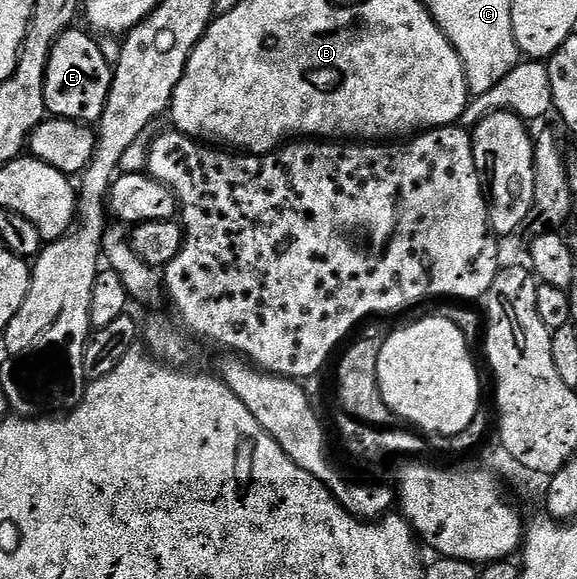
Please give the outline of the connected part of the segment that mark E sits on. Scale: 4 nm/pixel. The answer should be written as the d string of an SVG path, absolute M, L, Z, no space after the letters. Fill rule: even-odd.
M79 29L66 30L53 44L45 72L45 104L48 115L95 124L105 112L113 66L102 55L98 41L86 29Z

